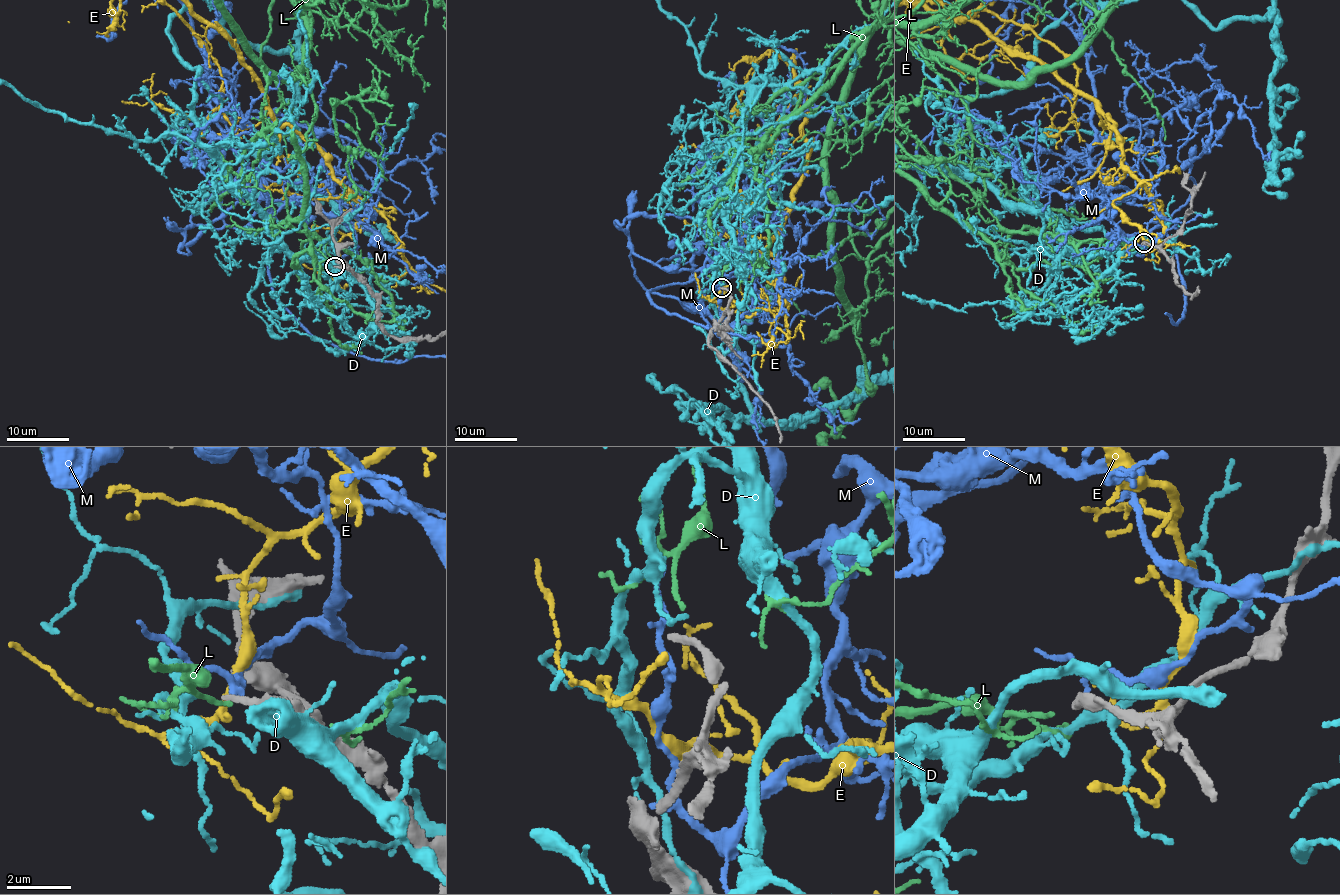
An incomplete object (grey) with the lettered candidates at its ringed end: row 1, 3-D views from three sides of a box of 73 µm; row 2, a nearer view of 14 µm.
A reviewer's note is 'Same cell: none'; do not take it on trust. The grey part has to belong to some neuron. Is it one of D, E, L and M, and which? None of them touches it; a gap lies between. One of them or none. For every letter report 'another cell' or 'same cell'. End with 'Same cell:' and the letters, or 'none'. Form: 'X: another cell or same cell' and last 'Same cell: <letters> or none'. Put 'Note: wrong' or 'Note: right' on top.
Note: right
D: another cell
E: another cell
L: another cell
M: another cell
Same cell: none

